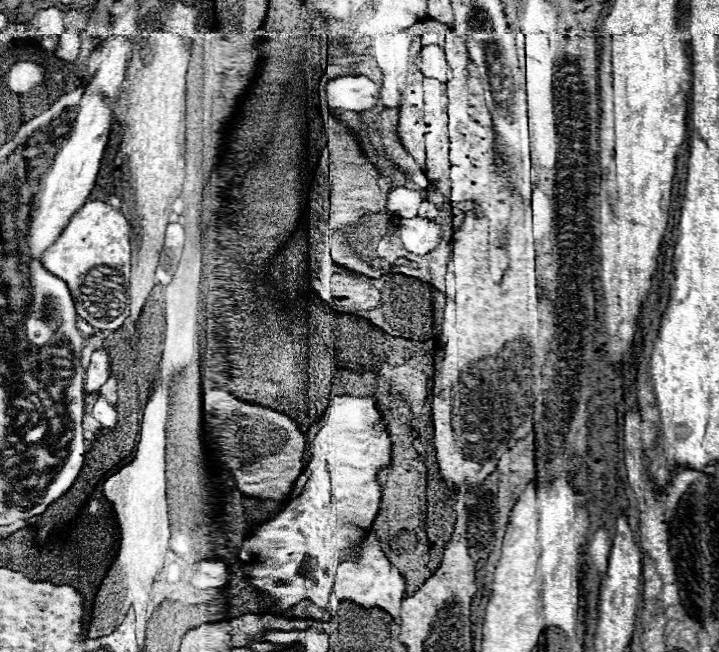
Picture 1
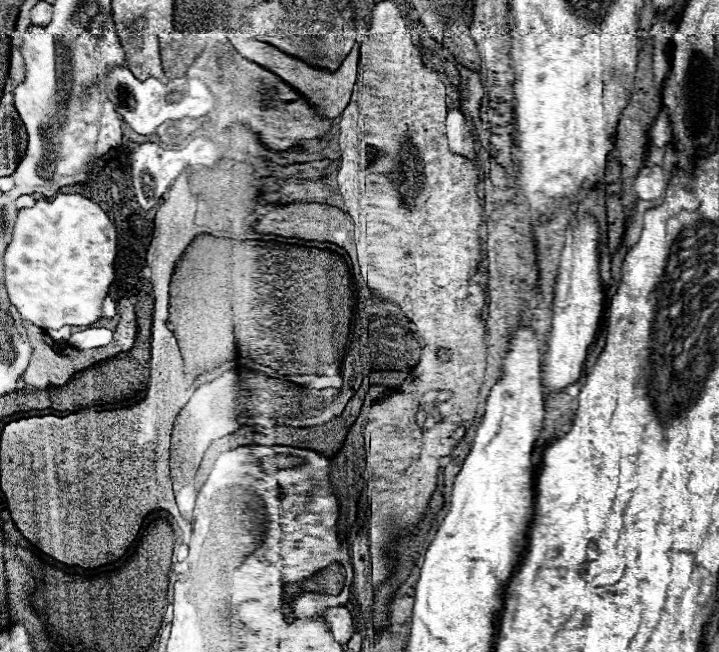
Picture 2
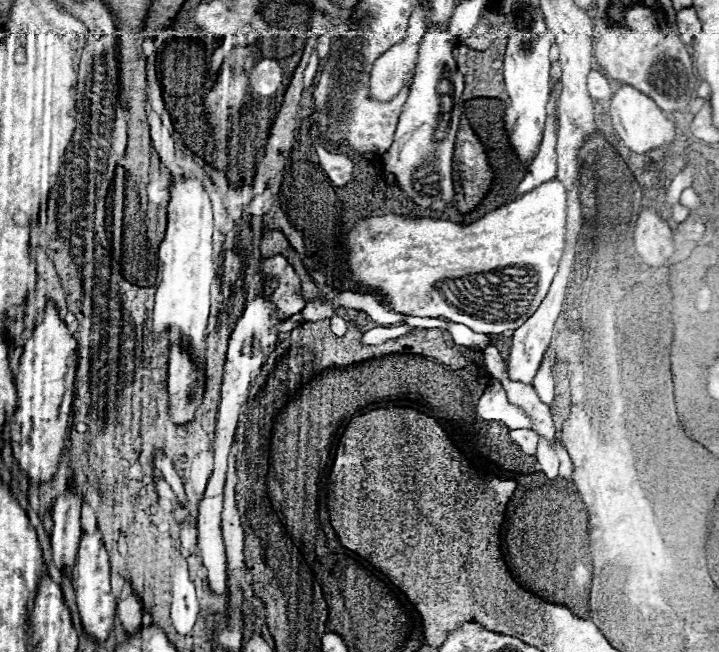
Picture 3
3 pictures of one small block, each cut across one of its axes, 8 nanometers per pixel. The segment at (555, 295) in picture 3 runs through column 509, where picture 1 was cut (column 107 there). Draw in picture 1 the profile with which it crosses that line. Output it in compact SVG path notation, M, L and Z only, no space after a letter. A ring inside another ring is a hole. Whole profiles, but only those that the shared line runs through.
M104 348L96 350L92 354L92 362L86 370L86 376L84 376L84 394L94 394L94 392L100 392L102 384L108 380L108 374L110 374L110 356L106 354Z

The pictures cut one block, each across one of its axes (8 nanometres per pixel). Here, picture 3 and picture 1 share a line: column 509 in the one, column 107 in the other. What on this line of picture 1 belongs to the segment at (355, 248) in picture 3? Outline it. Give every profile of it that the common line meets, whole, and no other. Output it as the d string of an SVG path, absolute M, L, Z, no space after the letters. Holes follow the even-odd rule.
M94 200L86 202L60 232L56 242L40 256L42 266L64 280L72 292L76 312L96 330L118 330L130 316L130 226L122 212Z

